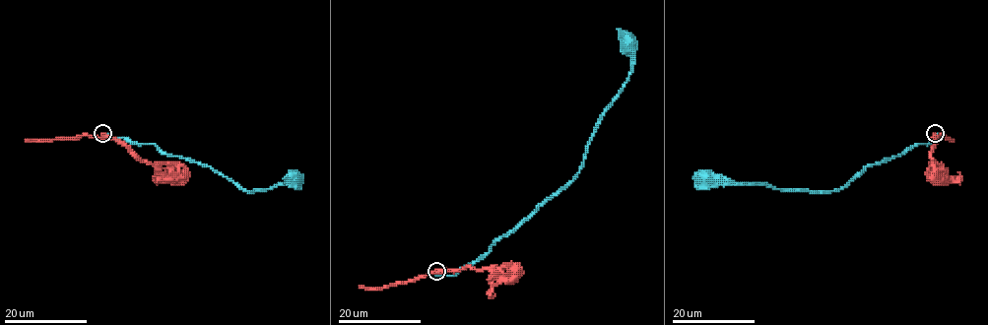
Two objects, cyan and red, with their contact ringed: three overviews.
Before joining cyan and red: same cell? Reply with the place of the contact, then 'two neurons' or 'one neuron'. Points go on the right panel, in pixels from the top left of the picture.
at (935, 133); one neuron

